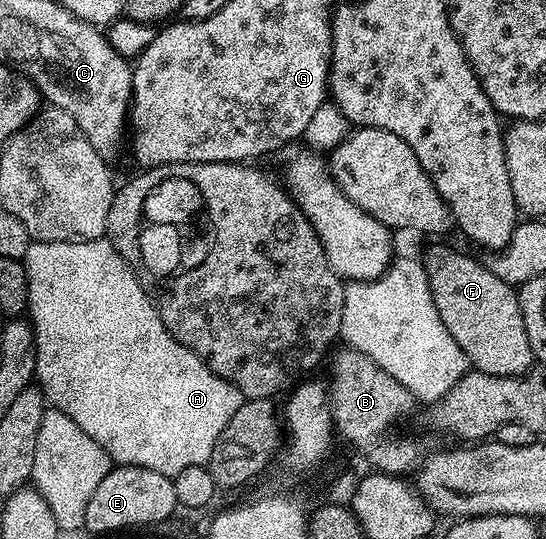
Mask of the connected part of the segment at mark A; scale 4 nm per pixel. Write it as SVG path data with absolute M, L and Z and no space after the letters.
M108 239L95 241L32 241L28 246L23 263L26 267L26 279L28 280L28 307L27 320L32 322L34 339L36 340L36 376L38 388L44 392L45 402L51 408L62 411L98 443L112 458L117 466L133 465L134 467L146 467L150 471L158 471L162 475L174 478L186 467L195 465L207 465L210 455L214 451L214 443L218 443L218 435L226 431L226 423L234 419L234 411L245 402L245 397L226 379L216 377L210 367L191 349L189 345L178 343L174 334L164 326L160 312L152 304L148 291L140 285L140 279L136 277L133 266L124 262L124 257L116 249L117 246Z

